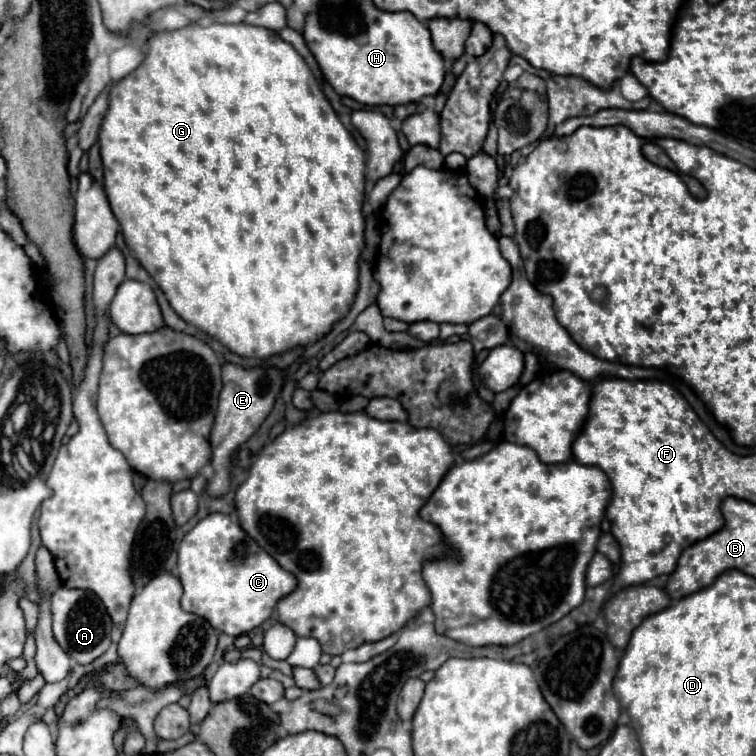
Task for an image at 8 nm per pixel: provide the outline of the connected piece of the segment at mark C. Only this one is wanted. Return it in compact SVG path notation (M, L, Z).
M210 514L180 542L178 578L184 586L182 608L206 618L228 636L242 636L266 622L278 600L294 592L298 582L228 514Z

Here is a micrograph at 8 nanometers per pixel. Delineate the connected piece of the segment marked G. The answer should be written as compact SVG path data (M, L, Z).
M190 24L174 32L154 34L146 60L110 90L110 106L98 140L104 164L104 190L122 226L124 240L182 320L238 356L266 360L298 346L314 344L350 312L360 288L358 260L364 250L362 202L366 200L366 156L332 110L304 58L274 30L250 24Z

